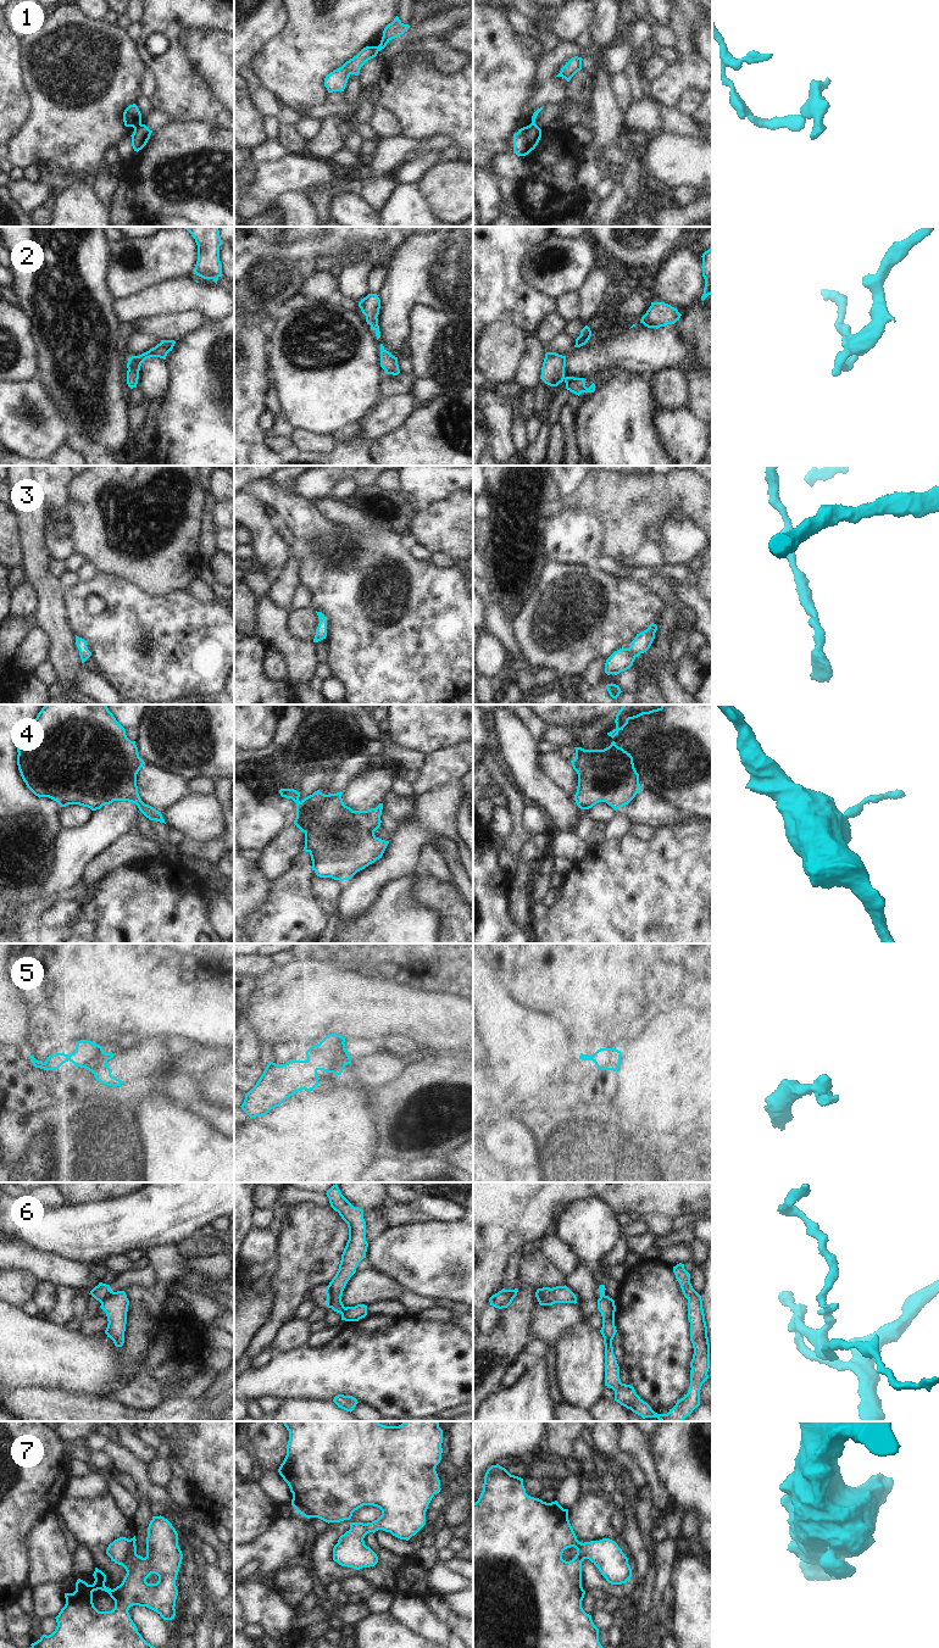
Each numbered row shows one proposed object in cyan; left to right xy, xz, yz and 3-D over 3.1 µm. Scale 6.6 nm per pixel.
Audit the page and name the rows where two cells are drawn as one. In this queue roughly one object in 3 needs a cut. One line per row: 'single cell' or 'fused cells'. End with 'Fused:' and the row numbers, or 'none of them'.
1: fused cells
2: single cell
3: single cell
4: single cell
5: single cell
6: fused cells
7: single cell
Fused: 1, 6

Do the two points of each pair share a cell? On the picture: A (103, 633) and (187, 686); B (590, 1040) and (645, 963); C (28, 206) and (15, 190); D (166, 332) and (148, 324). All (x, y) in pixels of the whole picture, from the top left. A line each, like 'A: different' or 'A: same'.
A: same
B: same
C: same
D: same

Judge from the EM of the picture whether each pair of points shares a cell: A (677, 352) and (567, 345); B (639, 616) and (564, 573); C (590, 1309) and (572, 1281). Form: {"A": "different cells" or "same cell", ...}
{"A": "different cells", "B": "same cell", "C": "same cell"}

